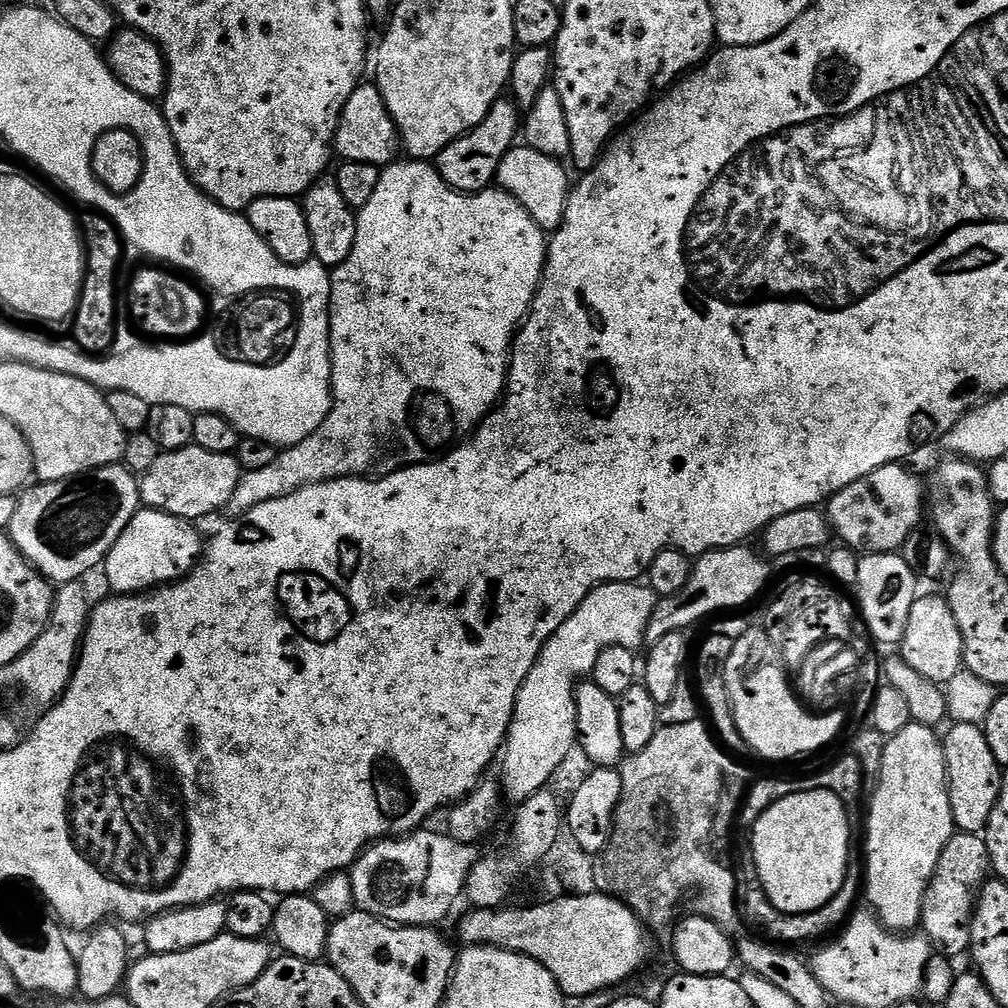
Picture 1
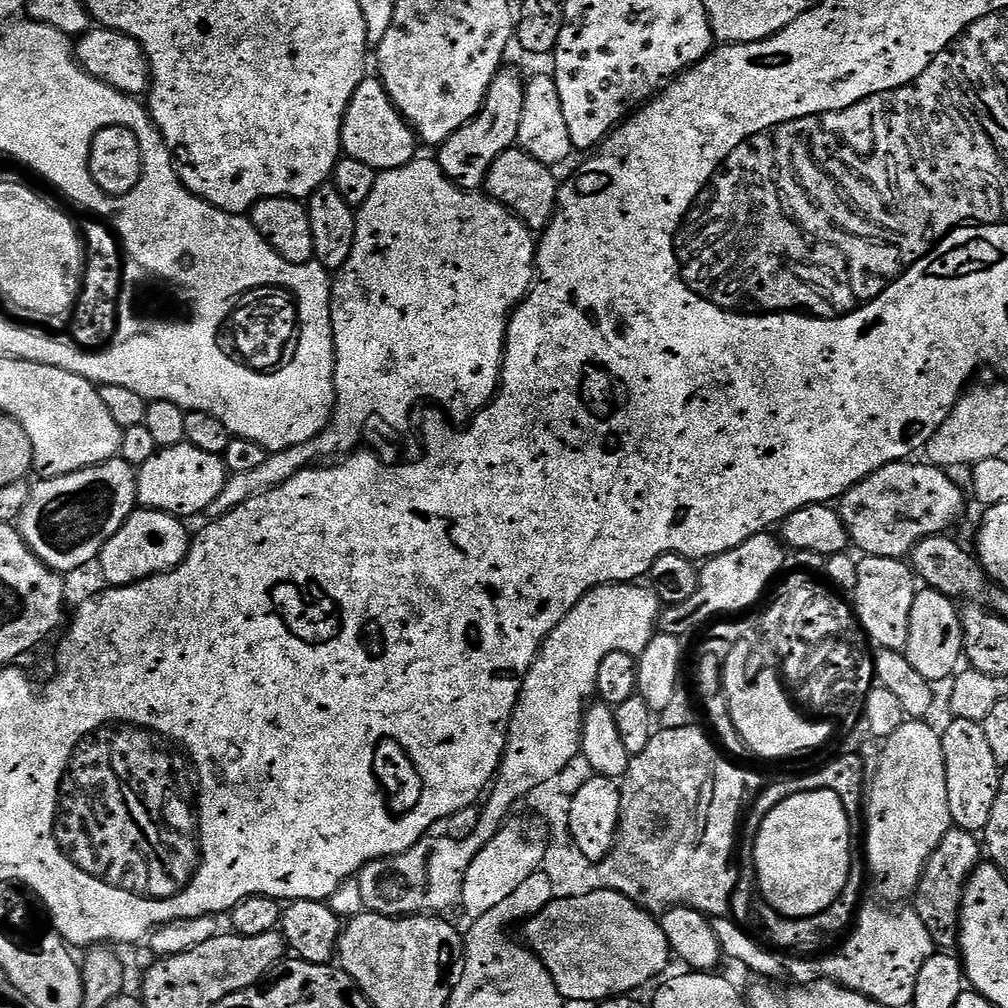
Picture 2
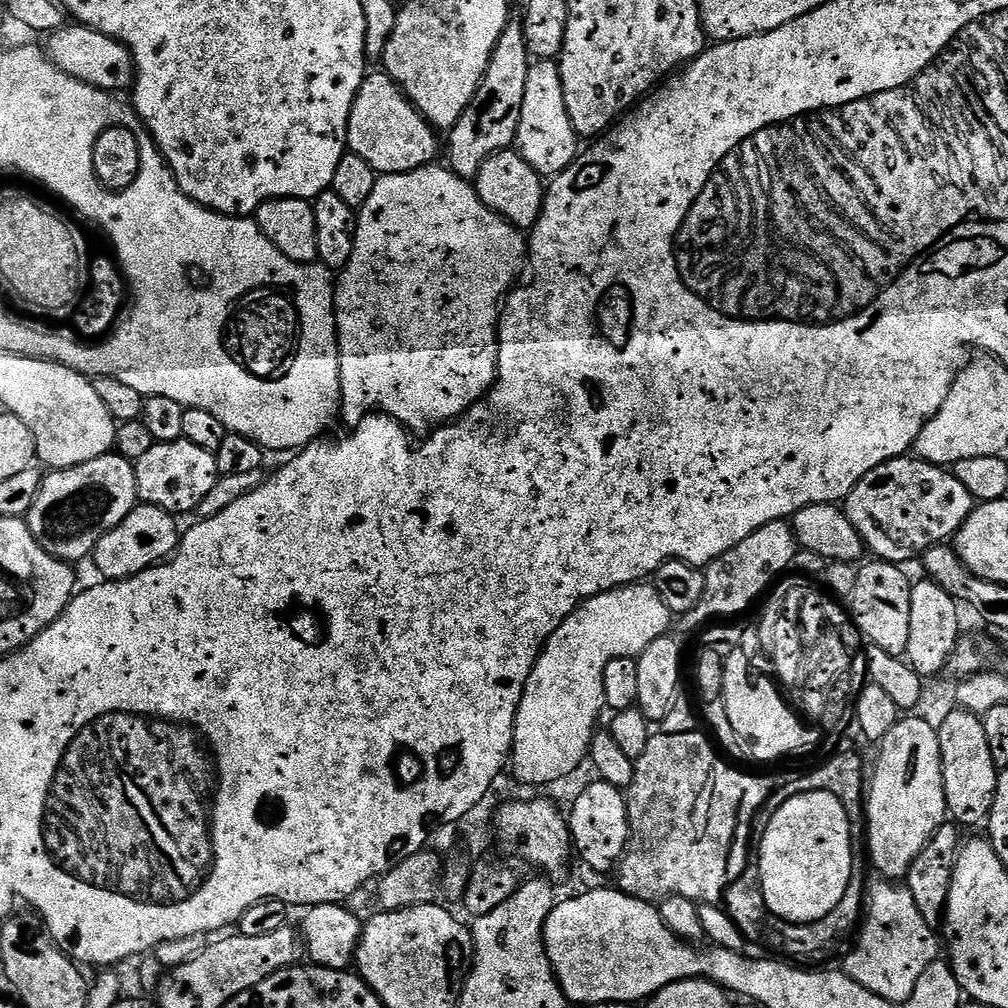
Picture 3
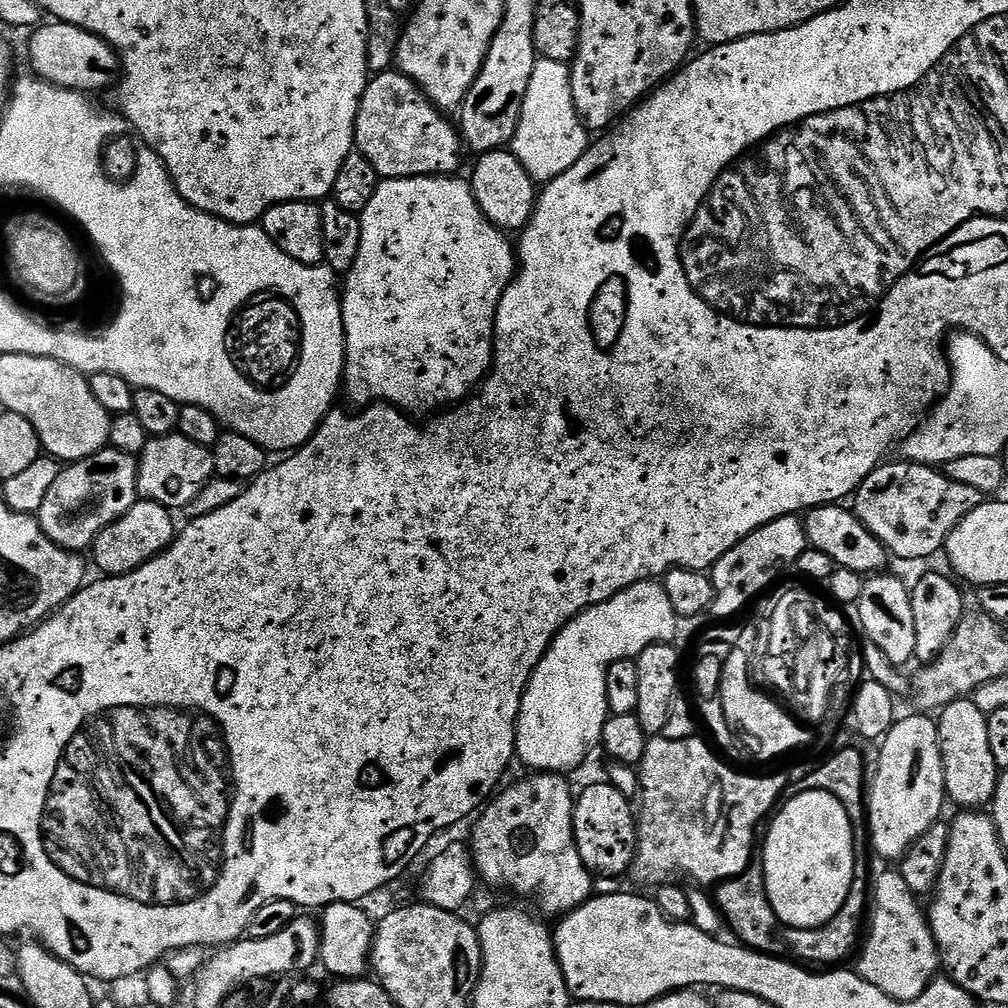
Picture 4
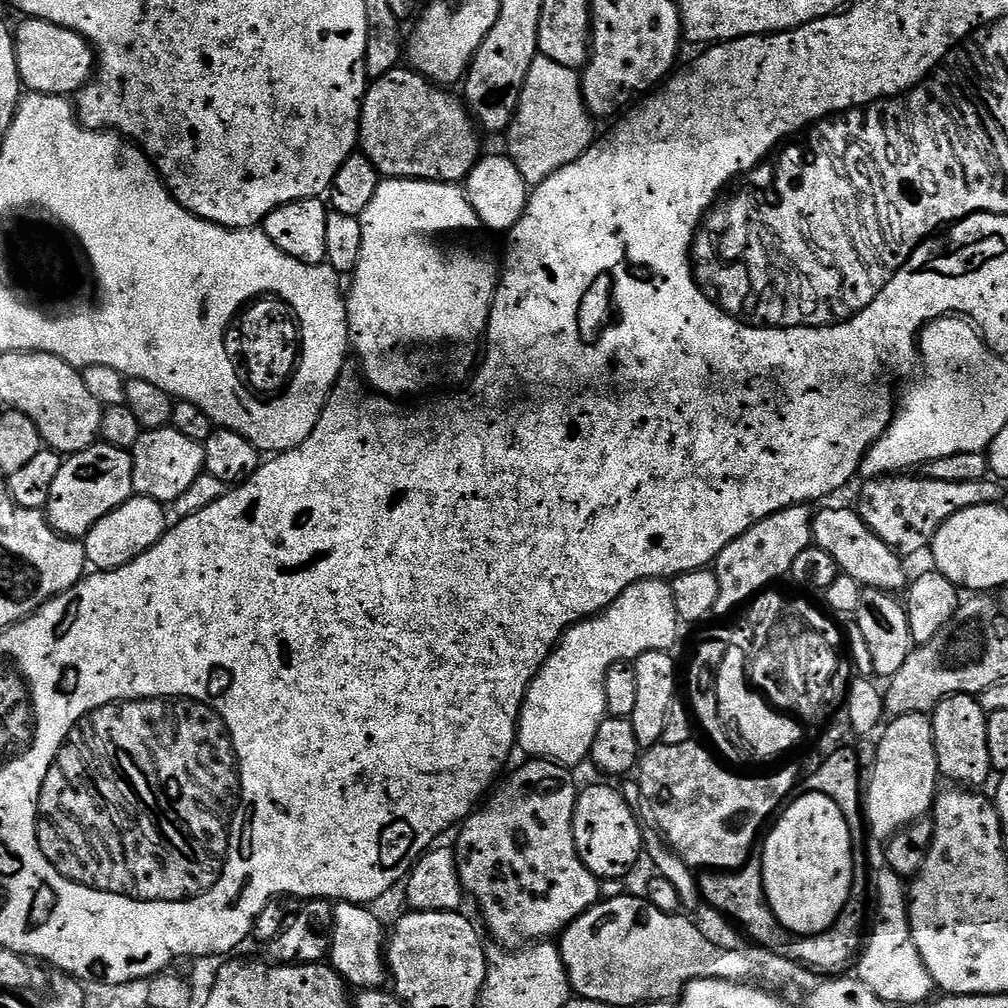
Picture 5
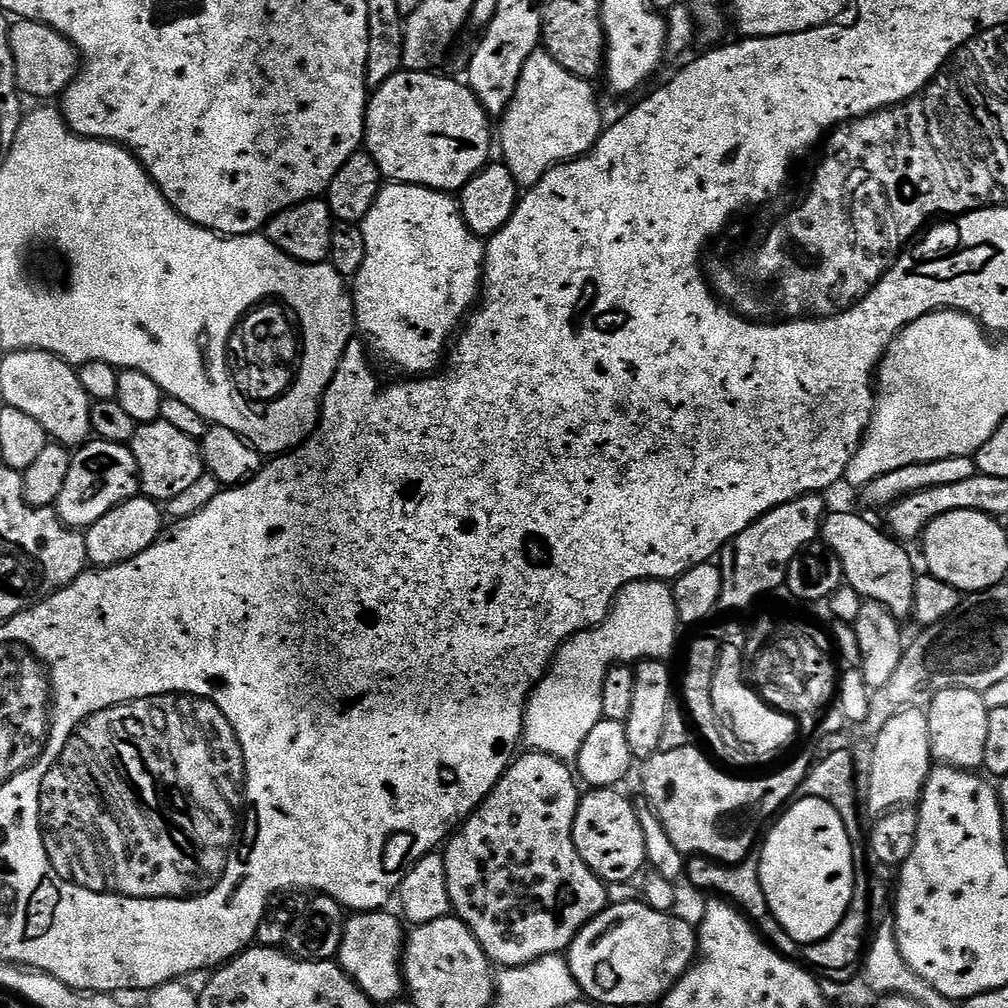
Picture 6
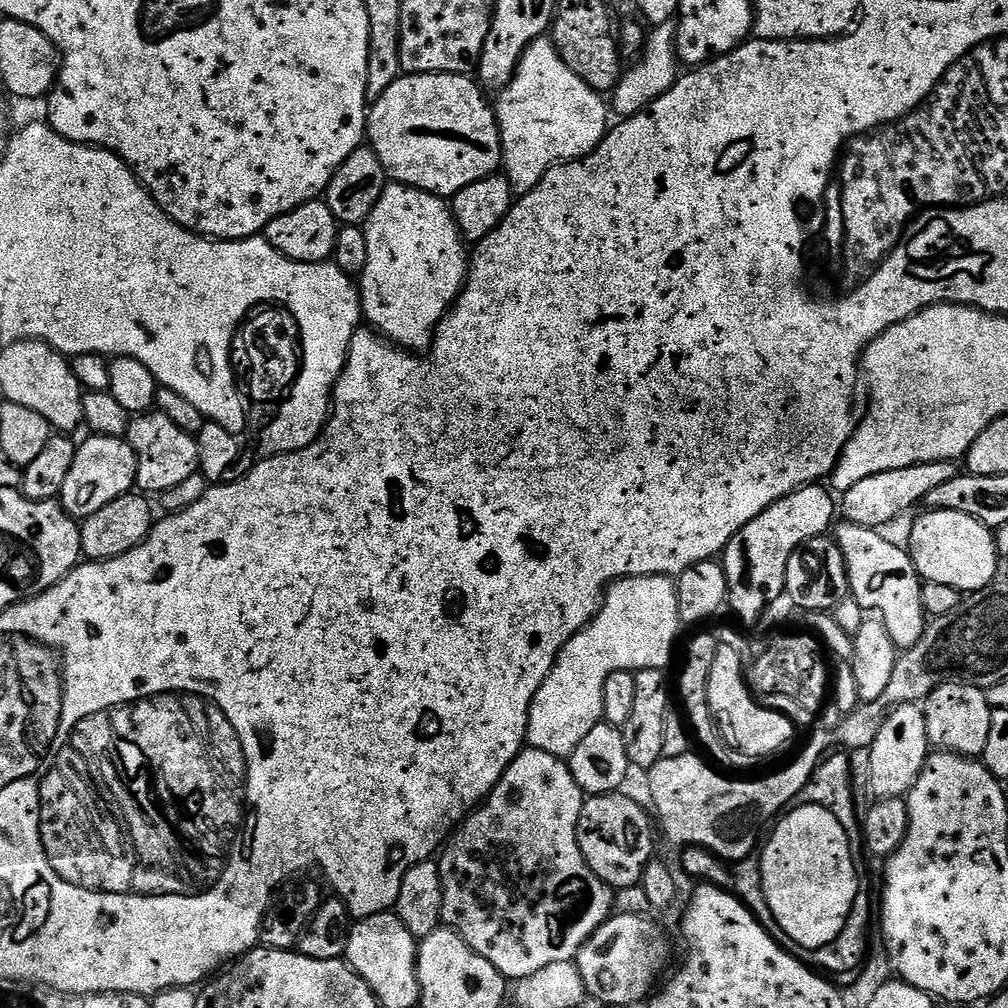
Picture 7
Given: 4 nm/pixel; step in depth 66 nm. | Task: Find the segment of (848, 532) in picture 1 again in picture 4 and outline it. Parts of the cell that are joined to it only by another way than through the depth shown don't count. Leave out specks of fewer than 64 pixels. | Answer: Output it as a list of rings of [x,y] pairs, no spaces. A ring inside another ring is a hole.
[[[889,462],[881,463],[880,467],[875,468],[860,485],[857,486],[854,493],[854,511],[856,517],[862,522],[862,526],[866,526],[866,530],[870,530],[870,534],[874,534],[874,538],[878,538],[878,542],[888,551],[889,557],[900,560],[924,560],[927,556],[932,556],[937,551],[943,549],[944,543],[948,540],[948,536],[954,530],[954,526],[958,526],[958,522],[962,518],[966,518],[966,514],[970,514],[970,510],[974,510],[979,504],[985,503],[985,493],[974,490],[970,486],[962,486],[962,482],[954,482],[950,477],[945,476],[939,467],[931,464],[913,464],[911,462],[903,462],[904,464],[888,464]]]

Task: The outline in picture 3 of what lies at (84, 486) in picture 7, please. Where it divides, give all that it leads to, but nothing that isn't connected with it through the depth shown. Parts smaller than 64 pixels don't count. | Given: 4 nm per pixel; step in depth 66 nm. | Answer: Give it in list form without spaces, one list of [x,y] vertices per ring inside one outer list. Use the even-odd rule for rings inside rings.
[[[119,454],[99,456],[90,462],[82,462],[73,468],[62,468],[47,473],[38,490],[38,498],[34,498],[34,506],[28,511],[26,517],[28,529],[38,538],[51,556],[59,560],[77,562],[76,560],[87,561],[92,551],[98,546],[102,534],[114,530],[126,514],[130,514],[138,503],[136,495],[136,470],[133,461]]]

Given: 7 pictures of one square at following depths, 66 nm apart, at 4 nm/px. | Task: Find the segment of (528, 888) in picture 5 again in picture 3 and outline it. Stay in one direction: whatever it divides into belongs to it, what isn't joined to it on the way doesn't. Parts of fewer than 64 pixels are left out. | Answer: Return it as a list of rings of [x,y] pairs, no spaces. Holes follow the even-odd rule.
[[[535,798],[532,801],[516,801],[516,800],[509,800],[507,802],[501,803],[499,805],[500,813],[497,814],[496,818],[494,816],[494,834],[496,830],[496,844],[498,847],[501,848],[502,851],[505,852],[508,856],[517,856],[520,860],[525,860],[528,864],[533,864],[536,868],[541,868],[544,872],[560,872],[563,870],[564,867],[568,864],[568,859],[573,859],[574,856],[574,849],[572,846],[572,833],[568,831],[568,821],[566,819],[565,813],[562,811],[552,800],[548,798]]]

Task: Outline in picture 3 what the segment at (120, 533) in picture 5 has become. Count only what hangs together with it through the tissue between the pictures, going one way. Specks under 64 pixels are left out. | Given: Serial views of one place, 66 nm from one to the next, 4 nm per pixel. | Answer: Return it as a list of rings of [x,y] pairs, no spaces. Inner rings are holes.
[[[143,502],[137,503],[132,512],[126,514],[126,518],[122,518],[122,522],[118,522],[118,526],[114,526],[114,530],[102,534],[98,546],[92,551],[91,563],[96,563],[96,568],[101,572],[104,580],[125,580],[142,574],[142,570],[153,568],[156,564],[163,564],[180,545],[182,532],[181,529],[176,529],[176,520],[177,517],[173,513],[162,510],[158,506]]]

